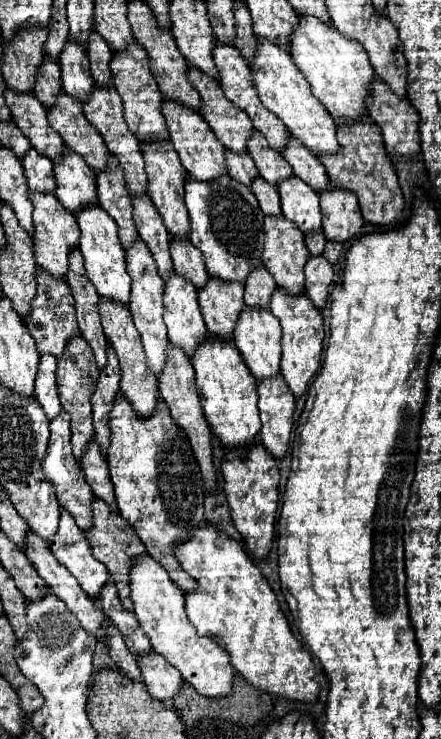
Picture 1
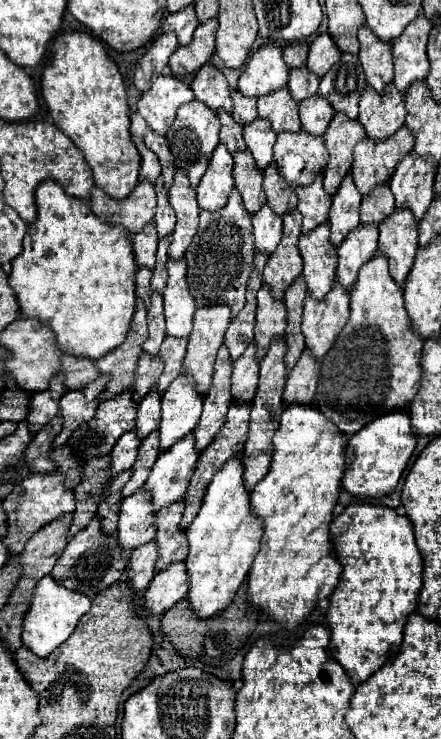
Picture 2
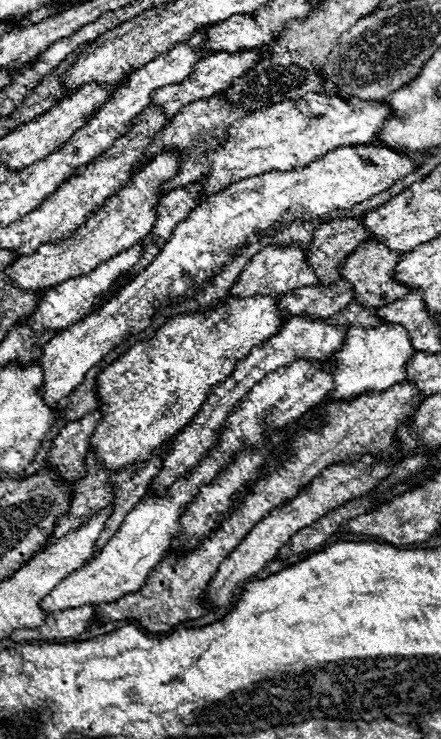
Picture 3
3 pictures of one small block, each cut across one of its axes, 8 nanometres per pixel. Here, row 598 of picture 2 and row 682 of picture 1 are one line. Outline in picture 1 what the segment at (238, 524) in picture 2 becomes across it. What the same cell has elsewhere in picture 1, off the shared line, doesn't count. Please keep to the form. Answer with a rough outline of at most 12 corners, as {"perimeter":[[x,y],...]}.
{"perimeter":[[152,556],[130,598],[152,648],[210,698],[230,694],[228,652],[196,634],[184,592]]}

